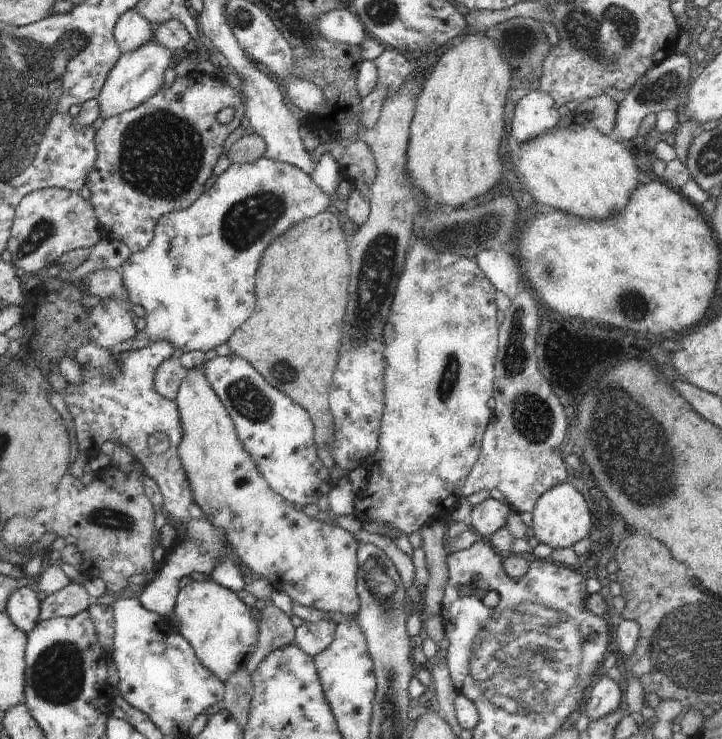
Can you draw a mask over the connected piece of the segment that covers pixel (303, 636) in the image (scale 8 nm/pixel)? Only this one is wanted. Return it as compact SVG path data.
M326 620L304 623L295 628L294 645L310 657L316 657L332 644L336 626L336 623Z

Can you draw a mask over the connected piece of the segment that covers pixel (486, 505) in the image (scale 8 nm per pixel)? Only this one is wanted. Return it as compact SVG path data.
M492 498L472 508L469 524L480 538L490 537L495 531L507 527L507 517L512 510L507 504Z

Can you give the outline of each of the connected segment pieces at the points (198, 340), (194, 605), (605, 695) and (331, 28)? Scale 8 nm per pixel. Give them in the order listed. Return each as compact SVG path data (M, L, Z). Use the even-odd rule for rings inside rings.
M260 158L252 163L232 163L231 166L221 175L218 176L214 186L208 188L205 192L192 204L187 207L186 210L175 211L165 216L162 216L156 224L154 230L154 238L144 250L136 252L136 254L130 254L130 258L125 262L121 268L117 270L122 276L122 282L128 290L128 298L133 304L142 306L146 311L146 328L141 332L137 332L135 336L134 348L142 349L154 342L165 341L170 342L171 346L174 346L175 350L182 350L183 353L190 353L193 351L201 351L207 353L209 350L216 349L221 344L226 344L232 337L232 334L240 326L246 323L246 320L254 314L256 309L256 290L255 290L255 278L260 266L260 258L264 254L264 250L270 246L270 242L274 242L280 234L290 230L292 226L296 226L298 222L306 220L308 218L317 216L318 214L325 212L327 209L332 208L331 198L326 195L320 187L318 187L313 181L310 175L305 174L297 167L291 166L280 161L274 161L268 158Z
M213 579L193 580L177 596L174 613L179 622L179 634L192 646L202 666L214 672L222 683L230 674L247 667L247 661L256 649L259 622L253 618L250 609L234 591Z
M603 674L590 690L585 712L590 721L608 716L624 705L623 688L614 679Z
M346 5L338 10L320 14L316 18L316 31L332 42L342 42L348 46L359 46L369 38L362 22L352 12L348 12Z

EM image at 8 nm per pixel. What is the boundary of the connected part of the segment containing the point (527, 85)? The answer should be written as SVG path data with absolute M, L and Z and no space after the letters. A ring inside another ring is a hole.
M514 17L504 20L496 26L489 27L485 31L488 38L492 38L502 52L502 58L506 58L510 73L512 74L511 85L514 84L518 90L516 94L511 92L507 96L508 114L512 117L512 110L516 104L532 90L541 88L541 75L543 72L543 63L550 52L551 44L544 33L542 24L539 21L528 17Z

